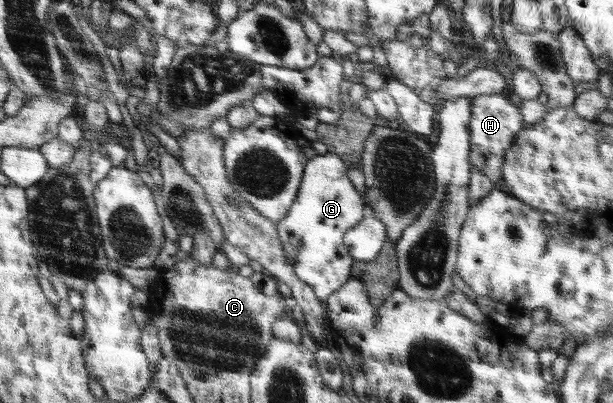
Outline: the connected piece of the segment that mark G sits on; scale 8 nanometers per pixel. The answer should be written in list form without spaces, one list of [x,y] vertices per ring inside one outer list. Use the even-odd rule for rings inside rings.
[[[328,151],[313,156],[304,167],[296,200],[277,223],[284,255],[298,279],[312,288],[317,300],[327,299],[351,278],[354,260],[343,244],[344,234],[366,216],[365,202],[347,175],[348,165]]]

